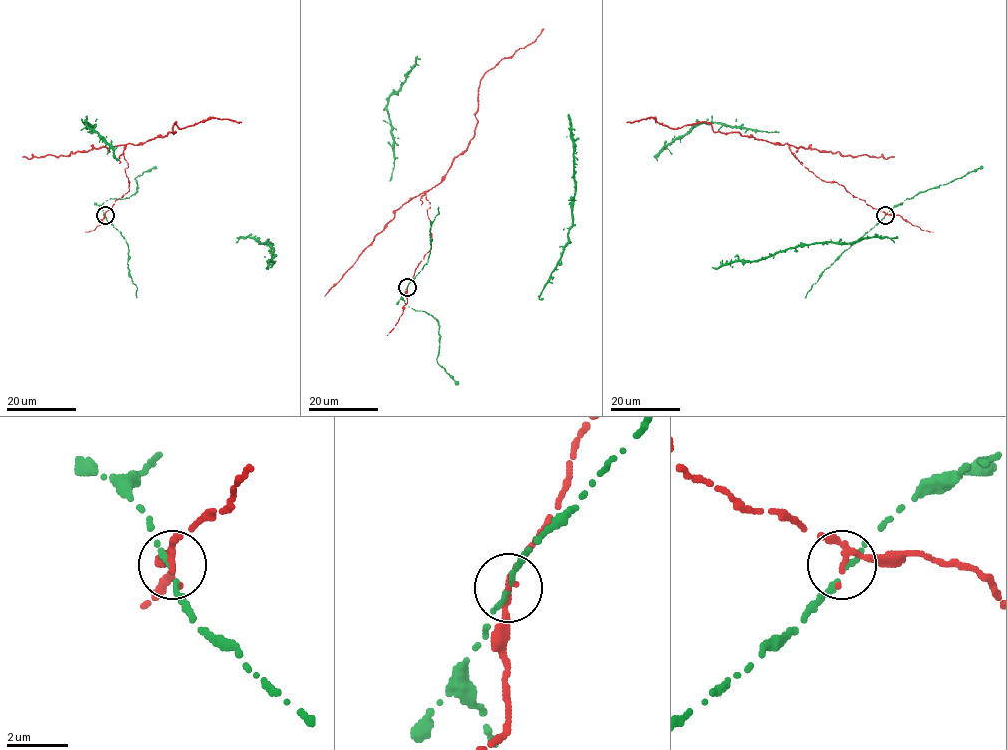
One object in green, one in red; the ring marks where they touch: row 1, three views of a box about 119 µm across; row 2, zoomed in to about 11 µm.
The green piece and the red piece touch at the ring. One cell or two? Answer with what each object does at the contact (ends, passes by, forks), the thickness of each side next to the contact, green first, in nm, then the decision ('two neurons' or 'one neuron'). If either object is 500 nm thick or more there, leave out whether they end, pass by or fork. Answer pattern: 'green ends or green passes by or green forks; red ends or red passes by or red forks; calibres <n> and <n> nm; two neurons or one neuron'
green ends; red passes by; calibres 220 and 170 nm; two neurons

